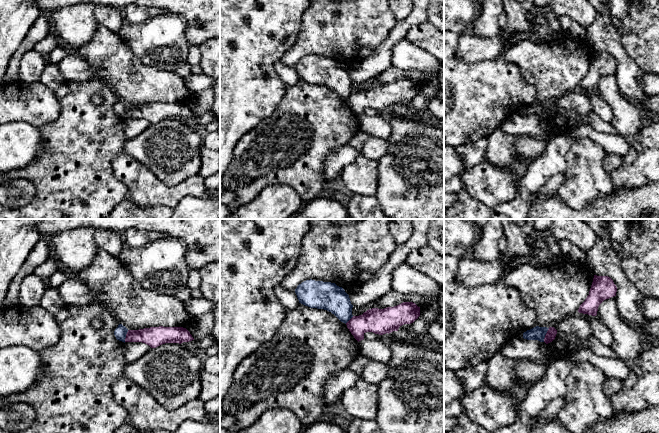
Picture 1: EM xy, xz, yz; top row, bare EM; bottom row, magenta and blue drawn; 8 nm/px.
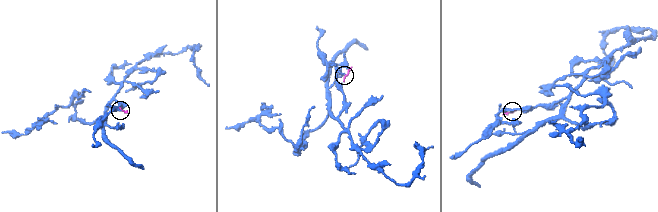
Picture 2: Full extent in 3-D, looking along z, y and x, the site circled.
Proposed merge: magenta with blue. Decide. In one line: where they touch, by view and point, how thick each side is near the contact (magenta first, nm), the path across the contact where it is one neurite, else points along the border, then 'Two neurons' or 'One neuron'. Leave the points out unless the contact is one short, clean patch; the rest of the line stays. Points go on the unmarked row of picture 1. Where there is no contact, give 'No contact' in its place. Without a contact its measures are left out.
Touches magenta at yz (545, 111). Thickness 80 nm (magenta) against 110 nm. Boundary: yz (549, 104), (543, 117). Two neurons

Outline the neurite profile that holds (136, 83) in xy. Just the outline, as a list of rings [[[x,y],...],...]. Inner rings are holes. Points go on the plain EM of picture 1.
[[[98,24],[92,40],[80,50],[101,70],[103,79],[128,106],[150,103],[185,103],[192,92],[176,72],[150,67],[133,53],[118,33]]]

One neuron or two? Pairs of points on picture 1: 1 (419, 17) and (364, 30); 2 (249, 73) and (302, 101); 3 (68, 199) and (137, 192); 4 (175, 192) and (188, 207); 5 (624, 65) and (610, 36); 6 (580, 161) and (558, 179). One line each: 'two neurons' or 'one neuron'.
1: two neurons
2: two neurons
3: two neurons
4: two neurons
5: one neuron
6: two neurons

